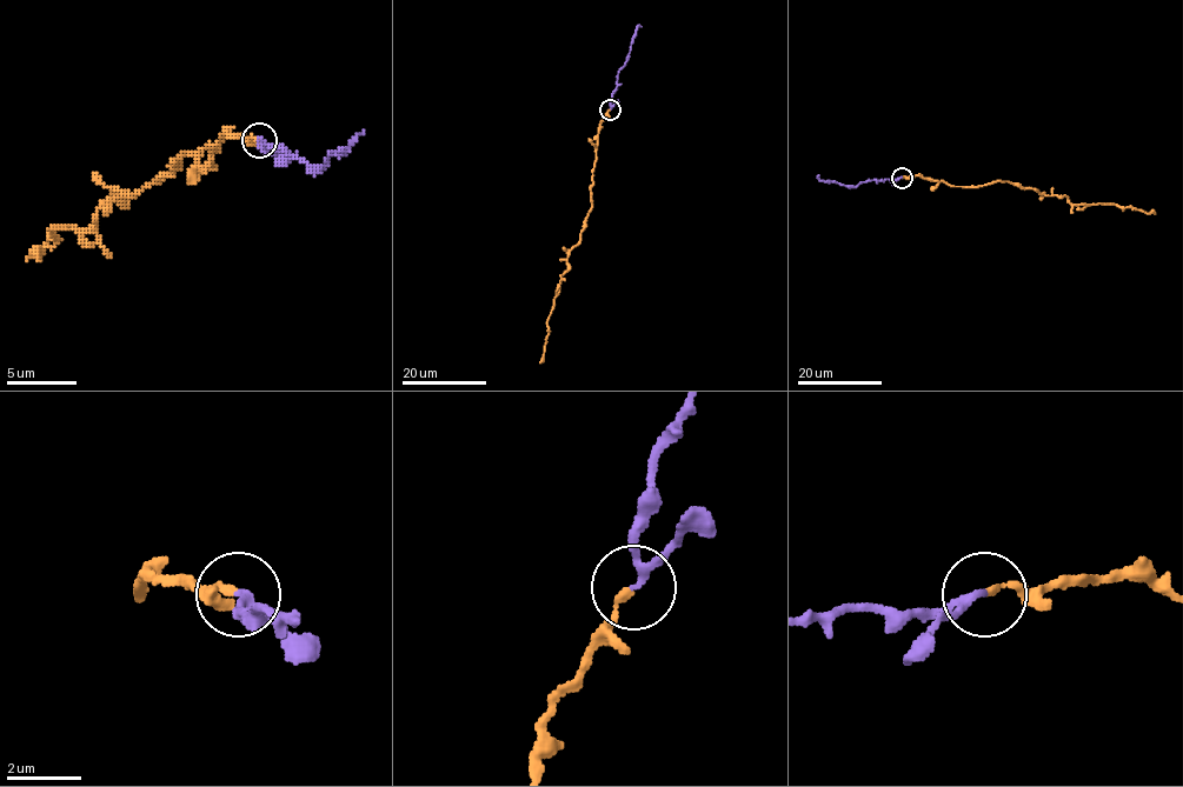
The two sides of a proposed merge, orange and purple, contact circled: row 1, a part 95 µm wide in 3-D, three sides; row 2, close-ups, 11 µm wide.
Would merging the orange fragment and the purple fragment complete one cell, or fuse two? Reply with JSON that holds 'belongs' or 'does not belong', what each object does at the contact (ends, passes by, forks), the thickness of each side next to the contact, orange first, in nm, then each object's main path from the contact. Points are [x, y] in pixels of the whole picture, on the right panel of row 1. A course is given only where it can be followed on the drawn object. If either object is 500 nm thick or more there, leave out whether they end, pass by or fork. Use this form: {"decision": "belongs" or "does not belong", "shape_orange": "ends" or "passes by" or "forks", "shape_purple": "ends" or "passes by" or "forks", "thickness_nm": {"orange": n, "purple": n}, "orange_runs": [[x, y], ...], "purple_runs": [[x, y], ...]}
{"decision": "belongs", "shape_orange": "ends", "shape_purple": "passes by", "thickness_nm": {"orange": 180, "purple": 160}, "orange_runs": [[902, 178], [916, 175], [964, 187], [1005, 181], [1047, 195], [1065, 195], [1072, 205], [1112, 204], [1155, 214]], "purple_runs": [[902, 178], [868, 180], [845, 186], [822, 181], [819, 174]]}

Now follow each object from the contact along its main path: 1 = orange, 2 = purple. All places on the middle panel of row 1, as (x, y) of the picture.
1: (610, 109), (600, 124), (591, 188), (591, 209), (579, 241), (569, 254), (539, 362)
2: (610, 109), (617, 75), (625, 64), (635, 29), (642, 27)

